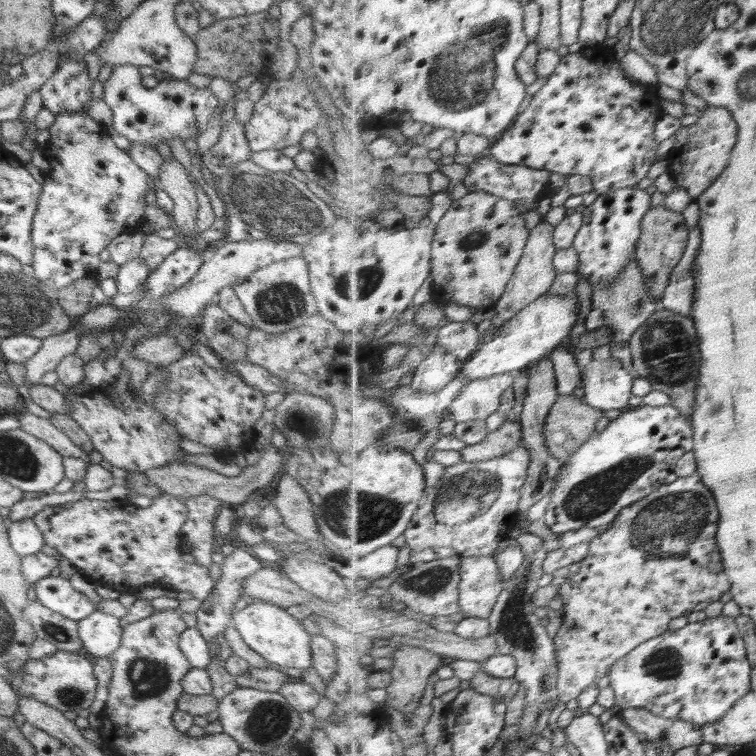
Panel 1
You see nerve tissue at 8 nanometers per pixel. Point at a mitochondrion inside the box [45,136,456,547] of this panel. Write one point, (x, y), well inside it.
(259, 204)

